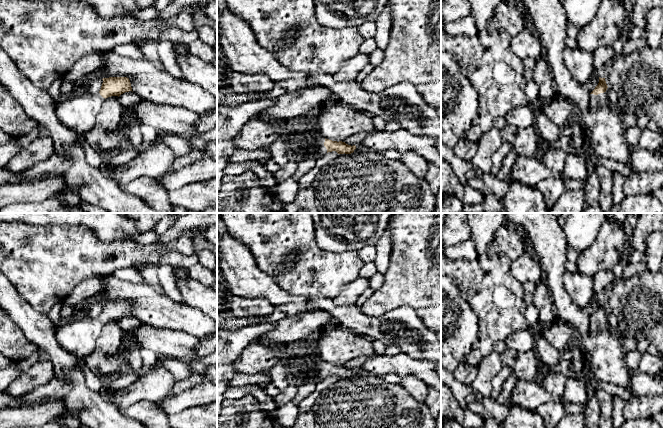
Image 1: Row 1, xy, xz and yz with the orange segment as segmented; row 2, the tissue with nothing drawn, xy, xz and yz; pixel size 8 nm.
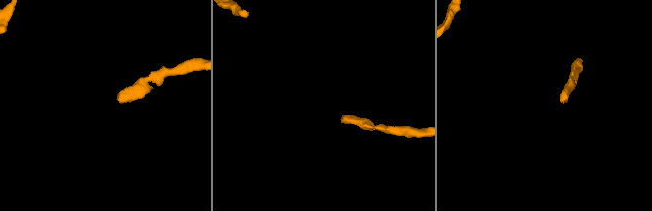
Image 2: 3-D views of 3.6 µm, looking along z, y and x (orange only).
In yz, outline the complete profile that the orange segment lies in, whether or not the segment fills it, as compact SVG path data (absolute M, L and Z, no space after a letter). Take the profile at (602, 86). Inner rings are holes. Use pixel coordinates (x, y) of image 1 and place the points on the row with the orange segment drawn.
M599 77L599 83L595 89L590 93L590 107L592 110L608 105L608 98L606 94L608 86L605 78Z

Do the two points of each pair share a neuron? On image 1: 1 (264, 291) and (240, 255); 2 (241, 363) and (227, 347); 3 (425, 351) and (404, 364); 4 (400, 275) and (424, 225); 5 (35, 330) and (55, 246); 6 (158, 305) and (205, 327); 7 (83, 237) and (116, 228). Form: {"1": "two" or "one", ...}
{"1": "one", "2": "two", "3": "two", "4": "one", "5": "two", "6": "one", "7": "two"}

